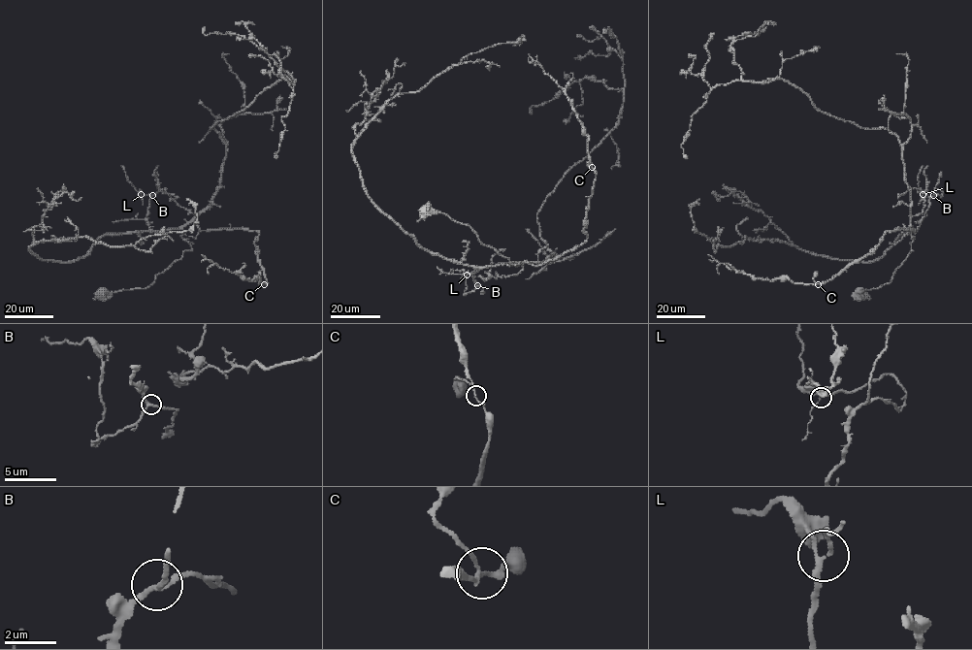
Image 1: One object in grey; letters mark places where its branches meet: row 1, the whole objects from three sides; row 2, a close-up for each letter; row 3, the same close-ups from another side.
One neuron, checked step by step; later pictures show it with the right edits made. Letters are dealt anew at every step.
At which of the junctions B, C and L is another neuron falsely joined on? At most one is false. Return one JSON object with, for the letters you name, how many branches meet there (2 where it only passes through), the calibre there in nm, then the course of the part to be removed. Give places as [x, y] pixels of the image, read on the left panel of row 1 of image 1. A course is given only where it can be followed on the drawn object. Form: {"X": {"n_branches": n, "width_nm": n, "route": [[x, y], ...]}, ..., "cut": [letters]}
{"cut": []}

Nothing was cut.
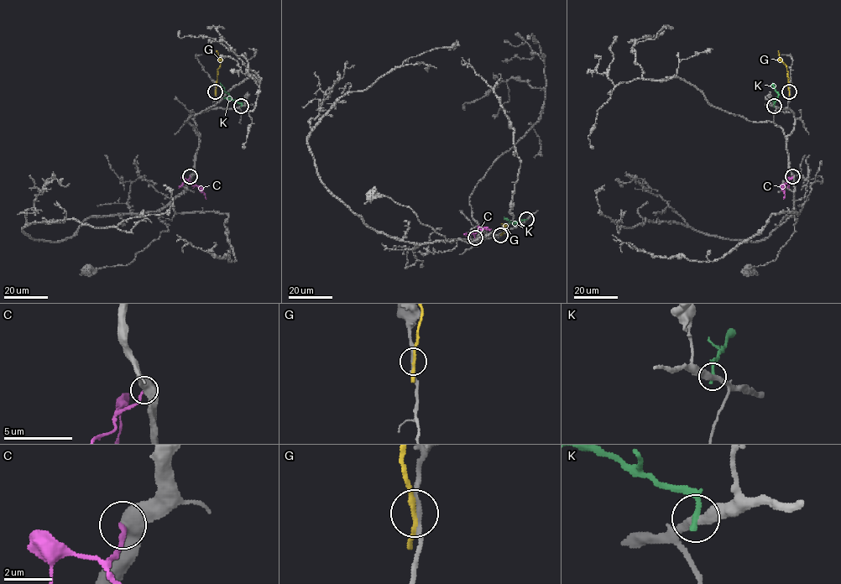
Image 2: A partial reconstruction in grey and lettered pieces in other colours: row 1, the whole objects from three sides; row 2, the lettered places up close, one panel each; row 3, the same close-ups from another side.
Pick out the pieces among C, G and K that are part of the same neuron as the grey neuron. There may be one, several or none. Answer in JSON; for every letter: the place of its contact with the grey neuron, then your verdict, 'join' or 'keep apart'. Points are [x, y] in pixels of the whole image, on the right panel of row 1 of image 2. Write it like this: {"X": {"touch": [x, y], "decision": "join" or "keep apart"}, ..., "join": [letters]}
{"C": {"touch": [792, 176], "decision": "keep apart"}, "G": {"touch": [789, 91], "decision": "keep apart"}, "K": {"touch": [774, 106], "decision": "keep apart"}, "join": []}

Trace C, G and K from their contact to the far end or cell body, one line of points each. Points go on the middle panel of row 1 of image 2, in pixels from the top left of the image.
C: (475, 238), (473, 233), (479, 230), (491, 229)
G: (500, 235), (505, 232), (505, 226), (501, 223)
K: (526, 220), (513, 224), (504, 217)

